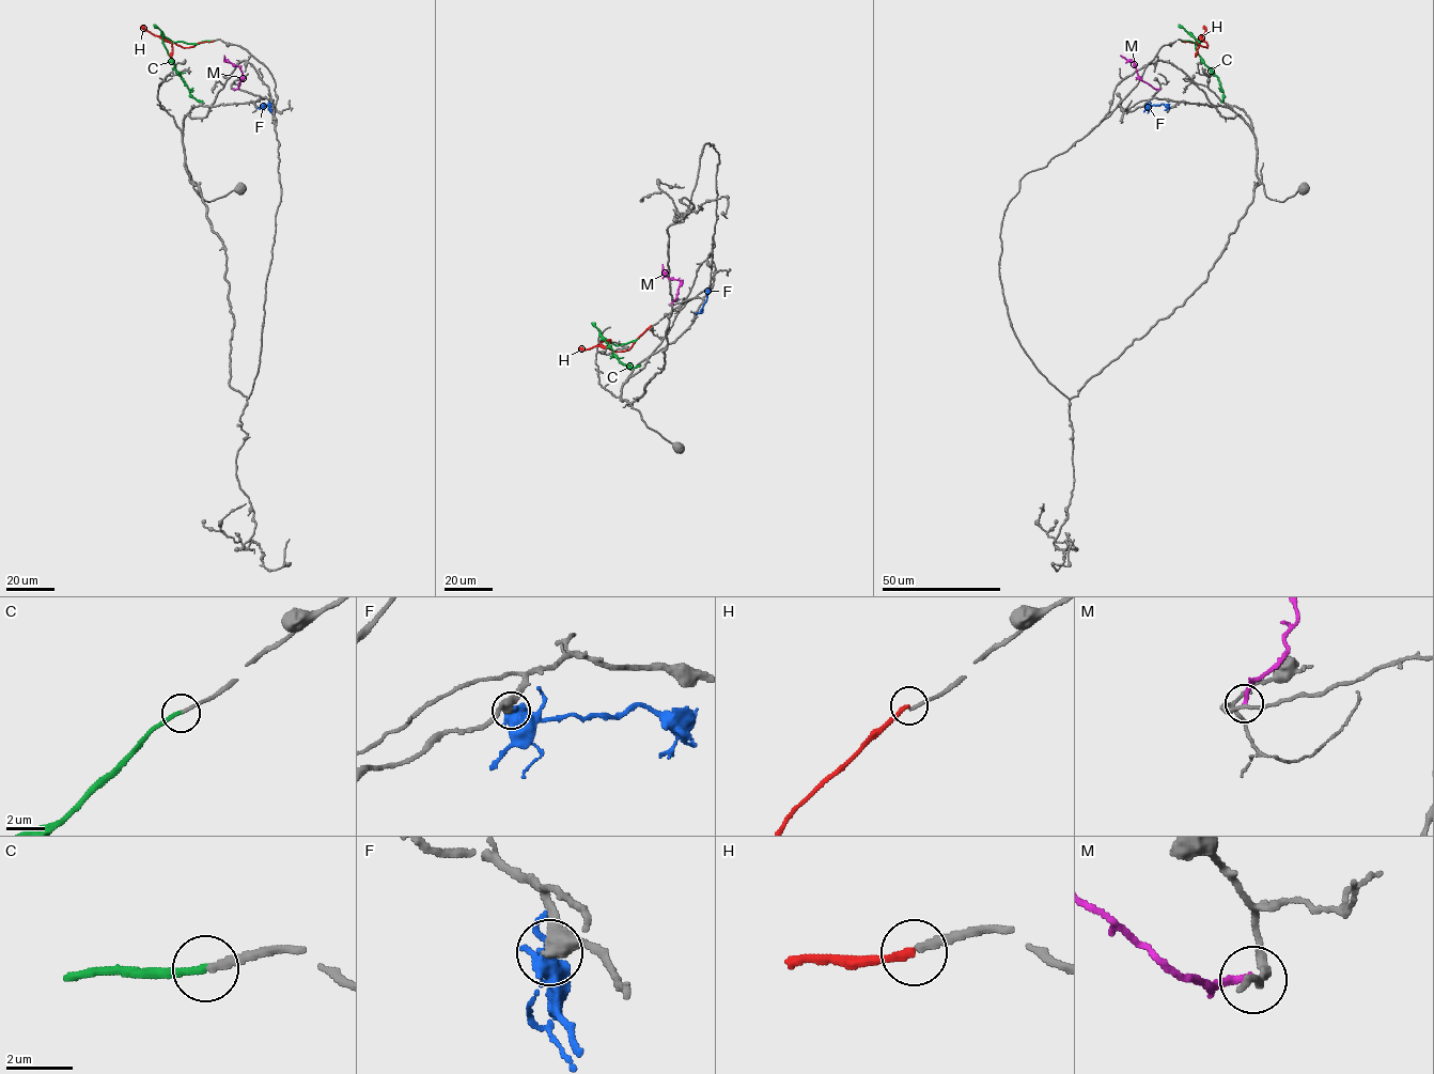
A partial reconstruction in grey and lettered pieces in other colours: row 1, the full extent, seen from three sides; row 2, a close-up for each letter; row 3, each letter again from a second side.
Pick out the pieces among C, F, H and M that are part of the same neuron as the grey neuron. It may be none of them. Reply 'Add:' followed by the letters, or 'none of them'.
Add: C

